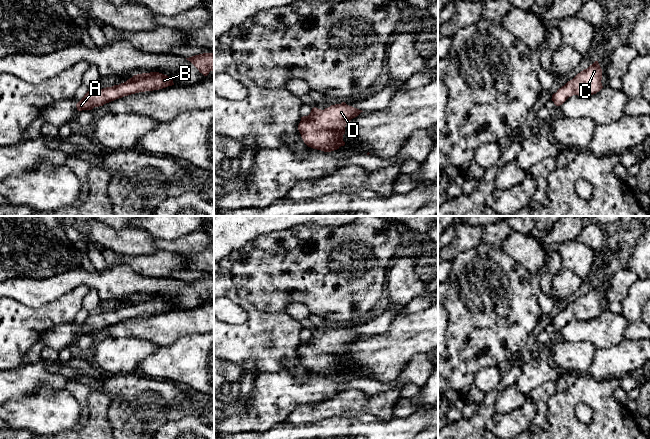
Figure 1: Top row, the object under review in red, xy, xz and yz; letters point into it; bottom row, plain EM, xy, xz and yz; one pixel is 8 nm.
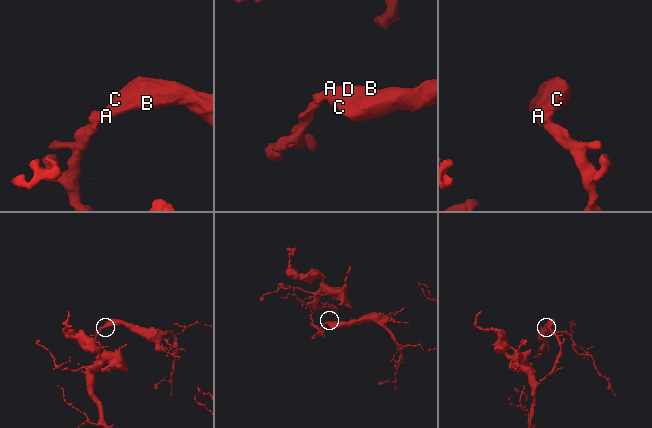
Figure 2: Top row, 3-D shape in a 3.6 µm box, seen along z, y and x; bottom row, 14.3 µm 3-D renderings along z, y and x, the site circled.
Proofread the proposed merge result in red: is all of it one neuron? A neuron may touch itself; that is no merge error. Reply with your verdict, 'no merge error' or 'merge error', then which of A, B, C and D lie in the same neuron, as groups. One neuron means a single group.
no merge error; A B C D

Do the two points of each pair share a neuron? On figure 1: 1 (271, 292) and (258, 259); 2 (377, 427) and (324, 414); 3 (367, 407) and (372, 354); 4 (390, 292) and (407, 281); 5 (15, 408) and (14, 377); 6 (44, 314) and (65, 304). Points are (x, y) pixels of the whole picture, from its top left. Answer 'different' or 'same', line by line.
1: same
2: different
3: different
4: same
5: different
6: same

